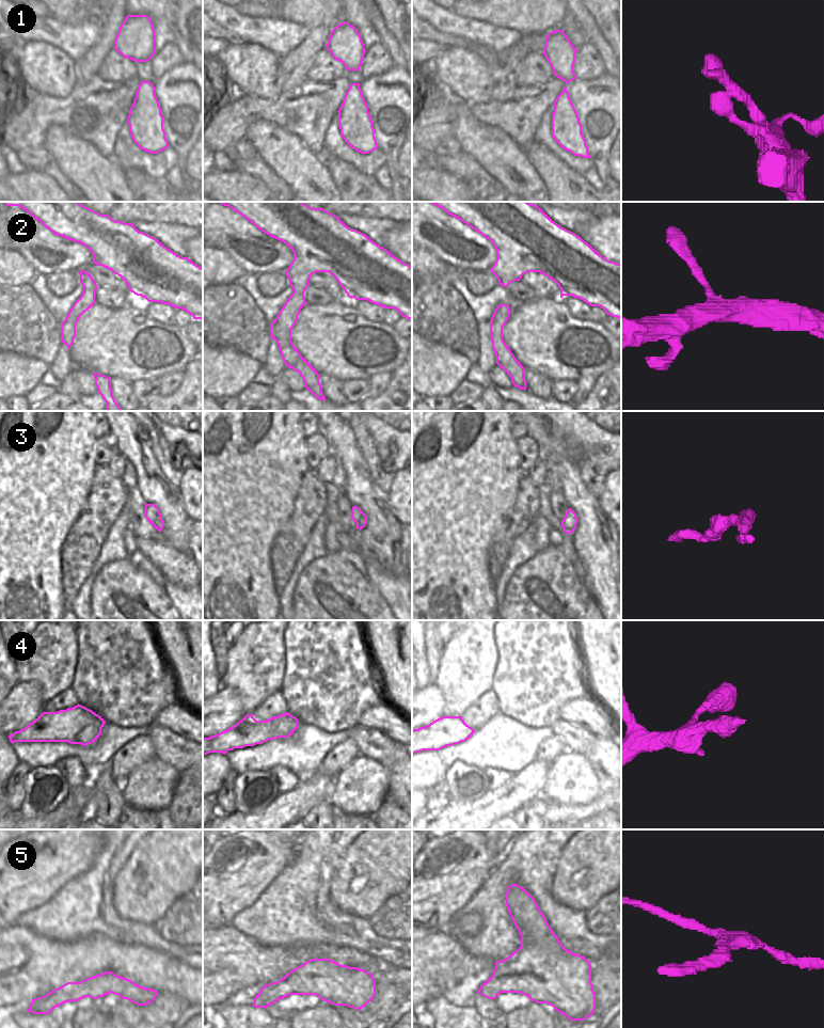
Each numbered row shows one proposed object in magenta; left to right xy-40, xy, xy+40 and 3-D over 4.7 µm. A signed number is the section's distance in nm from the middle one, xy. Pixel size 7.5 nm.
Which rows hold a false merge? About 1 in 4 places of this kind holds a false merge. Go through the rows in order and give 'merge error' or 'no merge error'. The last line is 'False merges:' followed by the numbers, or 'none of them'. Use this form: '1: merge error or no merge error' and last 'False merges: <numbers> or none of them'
1: no merge error
2: no merge error
3: no merge error
4: no merge error
5: merge error
False merges: 5

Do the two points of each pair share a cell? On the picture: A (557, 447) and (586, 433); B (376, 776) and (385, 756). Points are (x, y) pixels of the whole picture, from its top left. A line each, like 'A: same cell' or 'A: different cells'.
A: same cell
B: different cells

